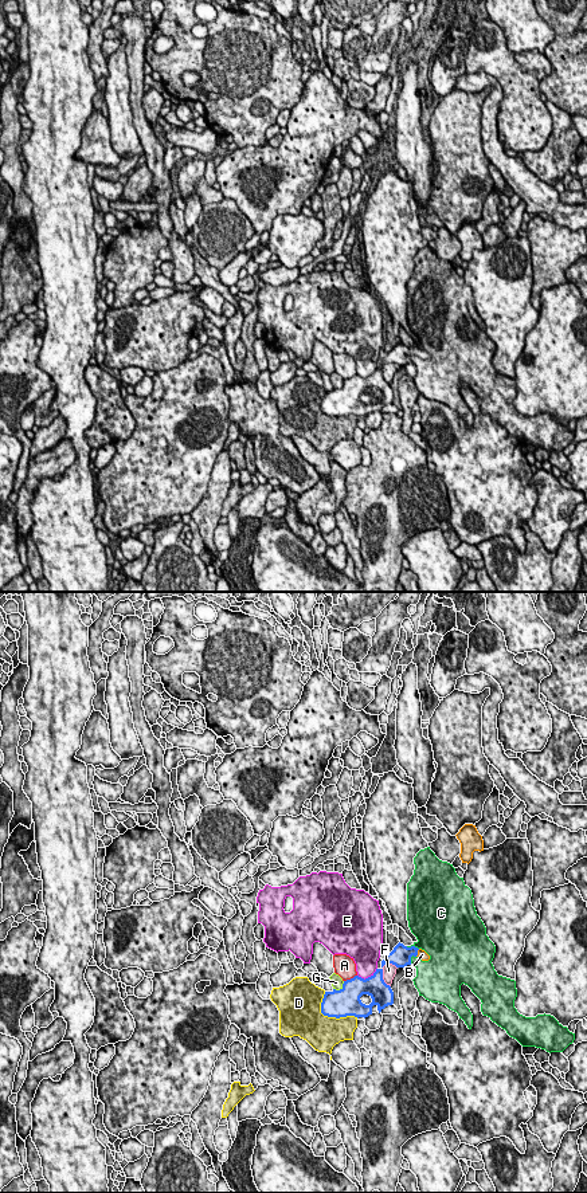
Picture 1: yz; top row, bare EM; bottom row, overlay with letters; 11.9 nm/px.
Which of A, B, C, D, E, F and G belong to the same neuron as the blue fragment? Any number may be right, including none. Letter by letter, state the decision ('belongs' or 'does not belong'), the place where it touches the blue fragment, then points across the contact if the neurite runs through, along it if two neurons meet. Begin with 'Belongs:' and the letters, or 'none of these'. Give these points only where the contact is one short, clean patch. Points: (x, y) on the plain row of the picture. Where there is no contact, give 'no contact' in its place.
Belongs: B
A: does not belong; contact yz (351, 377)
B: belongs; contact yz (417, 352); way yz (400, 354), (417, 352), (422, 353)
C: does not belong; contact yz (413, 345); border yz (406, 345), (415, 345), (418, 348)
D: does not belong; contact yz (329, 415)
E: does not belong; contact yz (368, 376)
F: does not belong; contact yz (382, 377)
G: does not belong; contact yz (340, 388)

